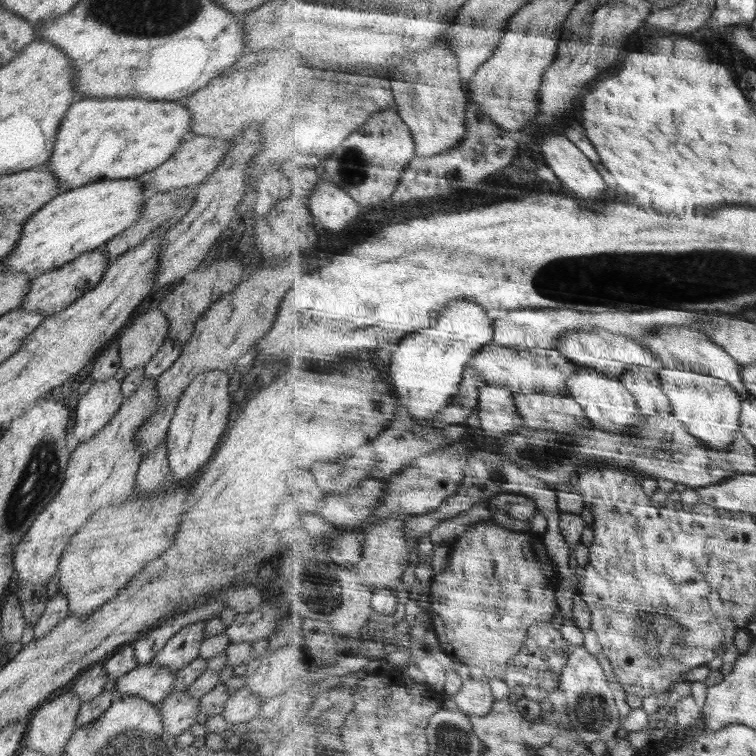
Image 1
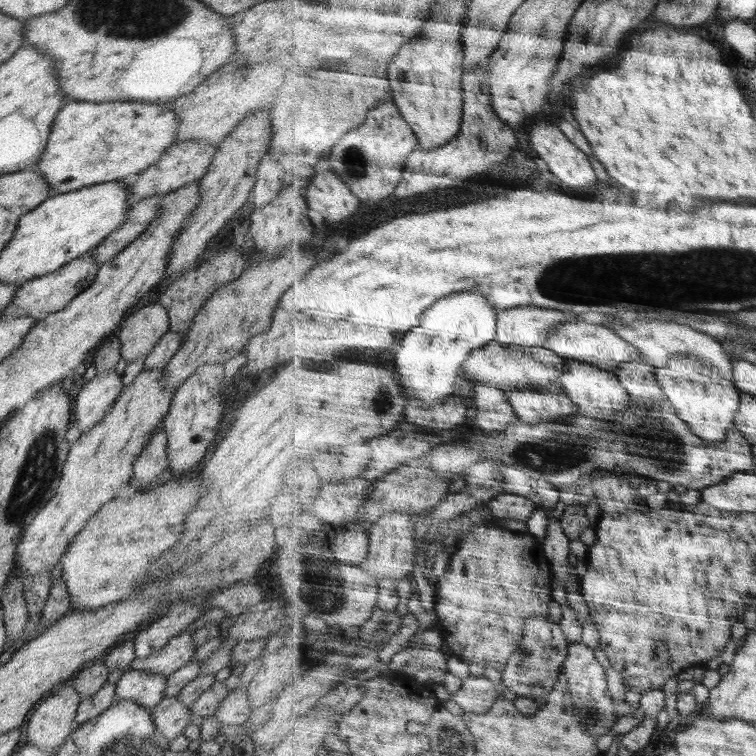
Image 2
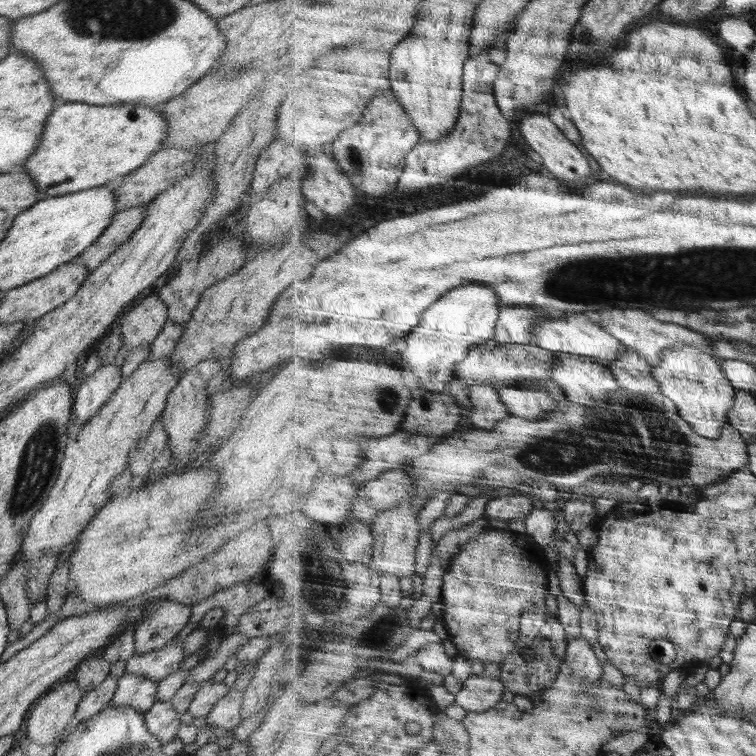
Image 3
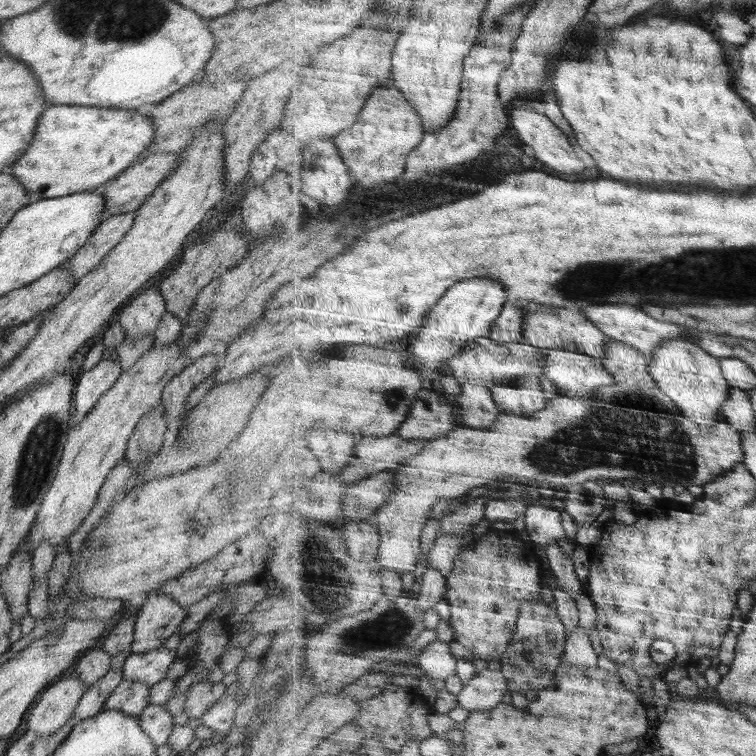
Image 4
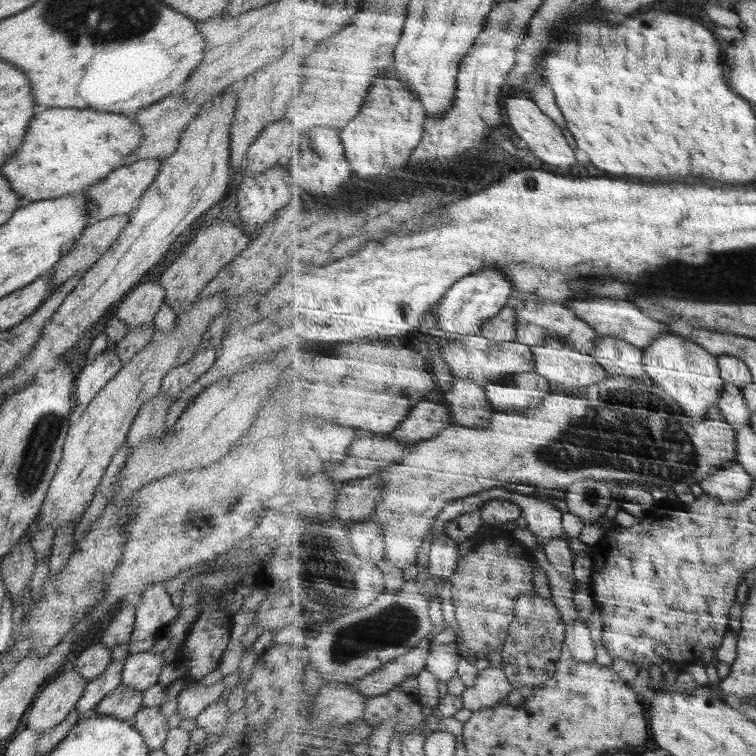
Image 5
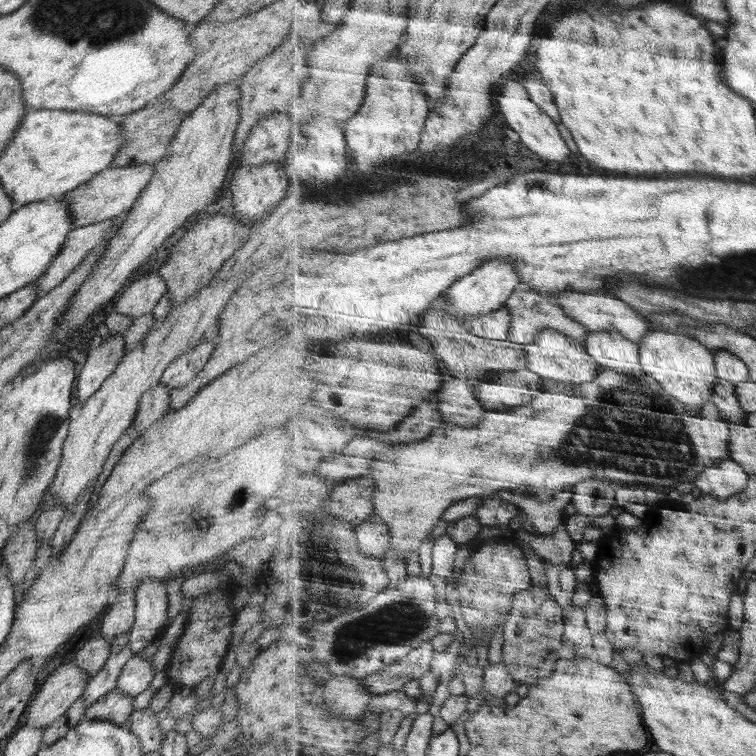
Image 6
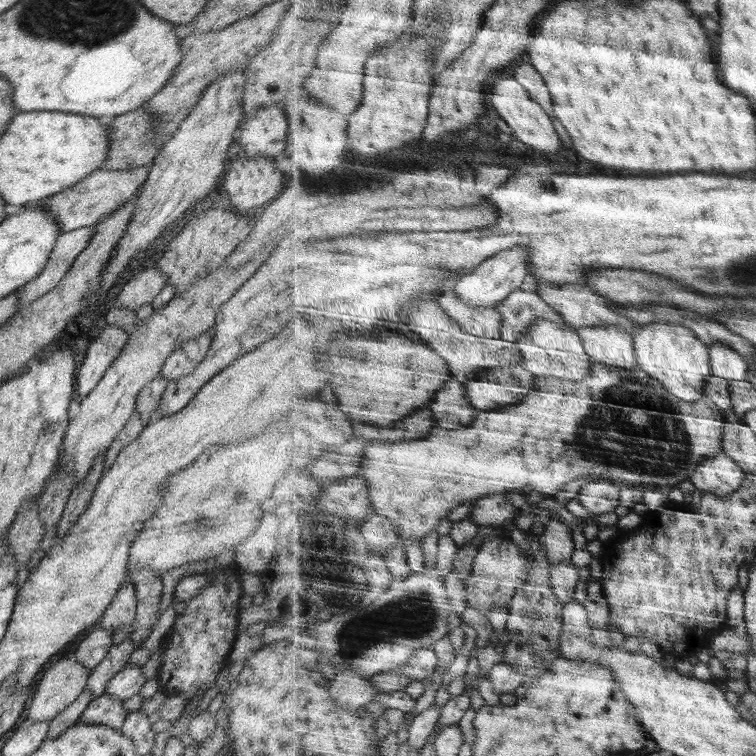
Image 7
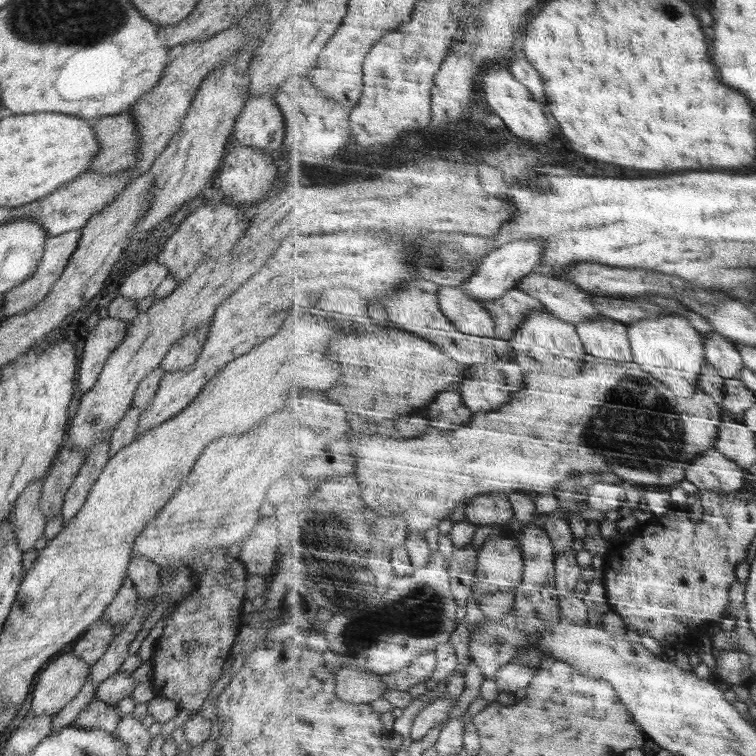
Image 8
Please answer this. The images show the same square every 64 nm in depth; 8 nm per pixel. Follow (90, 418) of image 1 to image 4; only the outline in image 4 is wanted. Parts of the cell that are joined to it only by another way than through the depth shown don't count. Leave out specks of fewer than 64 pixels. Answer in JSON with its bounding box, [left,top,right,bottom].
[73,358,122,419]

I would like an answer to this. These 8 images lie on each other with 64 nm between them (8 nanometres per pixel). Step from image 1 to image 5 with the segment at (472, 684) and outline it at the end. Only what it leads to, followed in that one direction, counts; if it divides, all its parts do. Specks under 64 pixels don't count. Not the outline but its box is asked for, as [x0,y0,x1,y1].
[462,667,516,712]

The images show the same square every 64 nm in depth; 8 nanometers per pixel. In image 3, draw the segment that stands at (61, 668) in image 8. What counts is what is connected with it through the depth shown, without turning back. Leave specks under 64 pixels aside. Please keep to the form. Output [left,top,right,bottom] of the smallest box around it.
[27,680,84,746]

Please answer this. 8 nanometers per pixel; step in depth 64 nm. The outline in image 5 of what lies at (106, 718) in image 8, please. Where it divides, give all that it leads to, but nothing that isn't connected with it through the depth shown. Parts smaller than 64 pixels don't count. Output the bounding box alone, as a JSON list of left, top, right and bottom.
[91,683,144,720]

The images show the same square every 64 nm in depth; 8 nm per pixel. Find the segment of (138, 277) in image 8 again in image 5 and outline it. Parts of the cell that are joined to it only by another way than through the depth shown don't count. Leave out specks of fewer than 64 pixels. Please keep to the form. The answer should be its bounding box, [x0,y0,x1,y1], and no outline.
[116,280,166,330]

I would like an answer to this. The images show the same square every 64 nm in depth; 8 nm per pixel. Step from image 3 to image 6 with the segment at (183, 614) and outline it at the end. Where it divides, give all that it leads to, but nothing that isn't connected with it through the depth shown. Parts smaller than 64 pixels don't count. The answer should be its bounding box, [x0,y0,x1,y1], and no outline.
[126,578,168,654]

